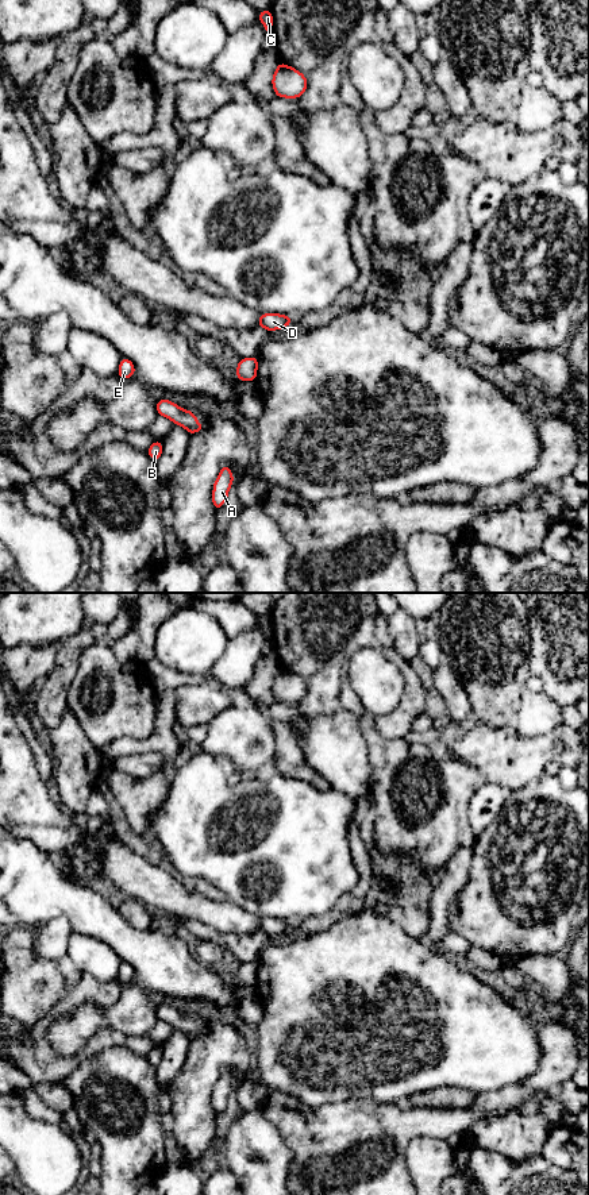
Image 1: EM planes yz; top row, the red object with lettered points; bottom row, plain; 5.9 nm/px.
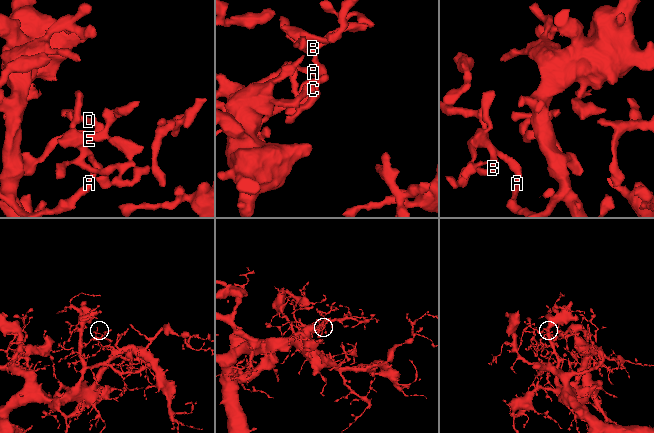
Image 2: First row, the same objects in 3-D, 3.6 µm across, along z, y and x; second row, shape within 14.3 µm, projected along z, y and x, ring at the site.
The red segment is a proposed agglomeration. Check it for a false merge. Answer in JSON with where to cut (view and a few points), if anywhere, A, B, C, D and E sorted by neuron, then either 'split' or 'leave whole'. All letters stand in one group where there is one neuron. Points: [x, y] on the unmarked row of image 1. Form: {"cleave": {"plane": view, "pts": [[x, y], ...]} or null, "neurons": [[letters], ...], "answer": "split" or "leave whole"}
{"cleave": null, "neurons": [["A", "B", "C", "D", "E"]], "answer": "leave whole"}

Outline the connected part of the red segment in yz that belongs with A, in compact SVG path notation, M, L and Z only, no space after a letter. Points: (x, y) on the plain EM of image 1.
M222 1069L222 1076L213 1088L212 1107L217 1117L228 1102L228 1094L234 1088L232 1076L228 1069Z

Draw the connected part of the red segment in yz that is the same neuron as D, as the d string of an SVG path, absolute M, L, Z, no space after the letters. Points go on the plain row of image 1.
M261 918L258 925L258 932L272 937L273 934L282 934L286 930L292 929L294 924L286 920L278 918Z

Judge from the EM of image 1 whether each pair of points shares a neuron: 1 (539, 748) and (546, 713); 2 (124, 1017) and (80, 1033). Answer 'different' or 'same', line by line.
1: different
2: same

